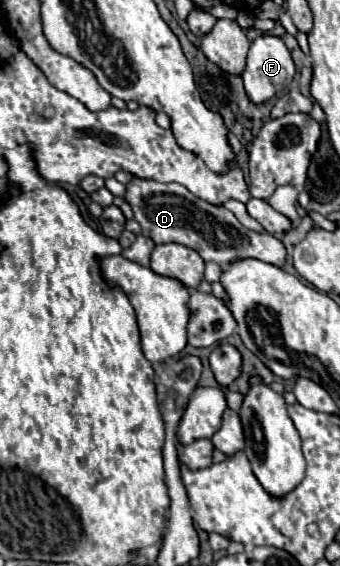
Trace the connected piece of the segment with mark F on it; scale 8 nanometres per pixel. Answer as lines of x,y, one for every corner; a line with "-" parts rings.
263,33
261,37
257,37
249,47
247,67
241,77
245,81
245,91
247,91
249,99
257,105
271,99
279,89
285,89
295,77
295,65
293,65
293,57
291,57
287,45
283,43
283,39
269,35
269,33

